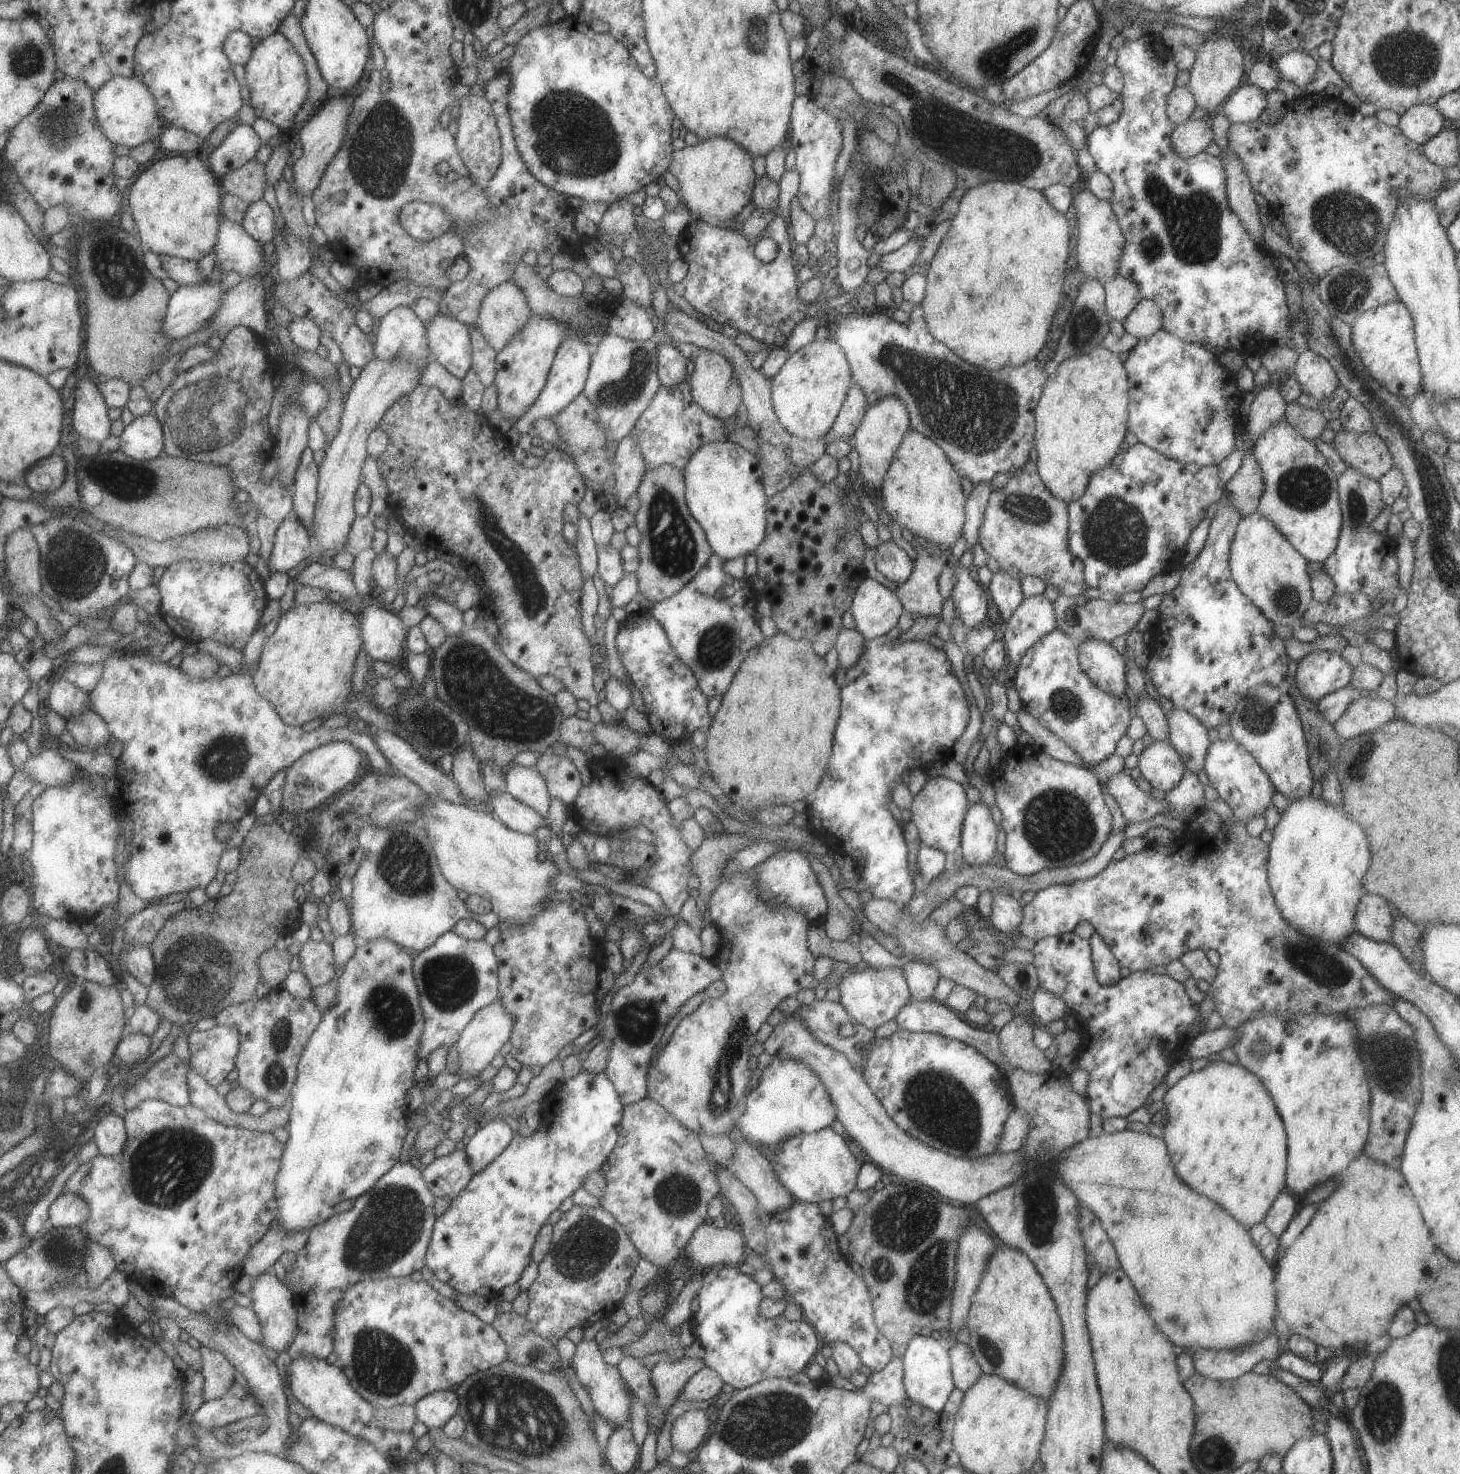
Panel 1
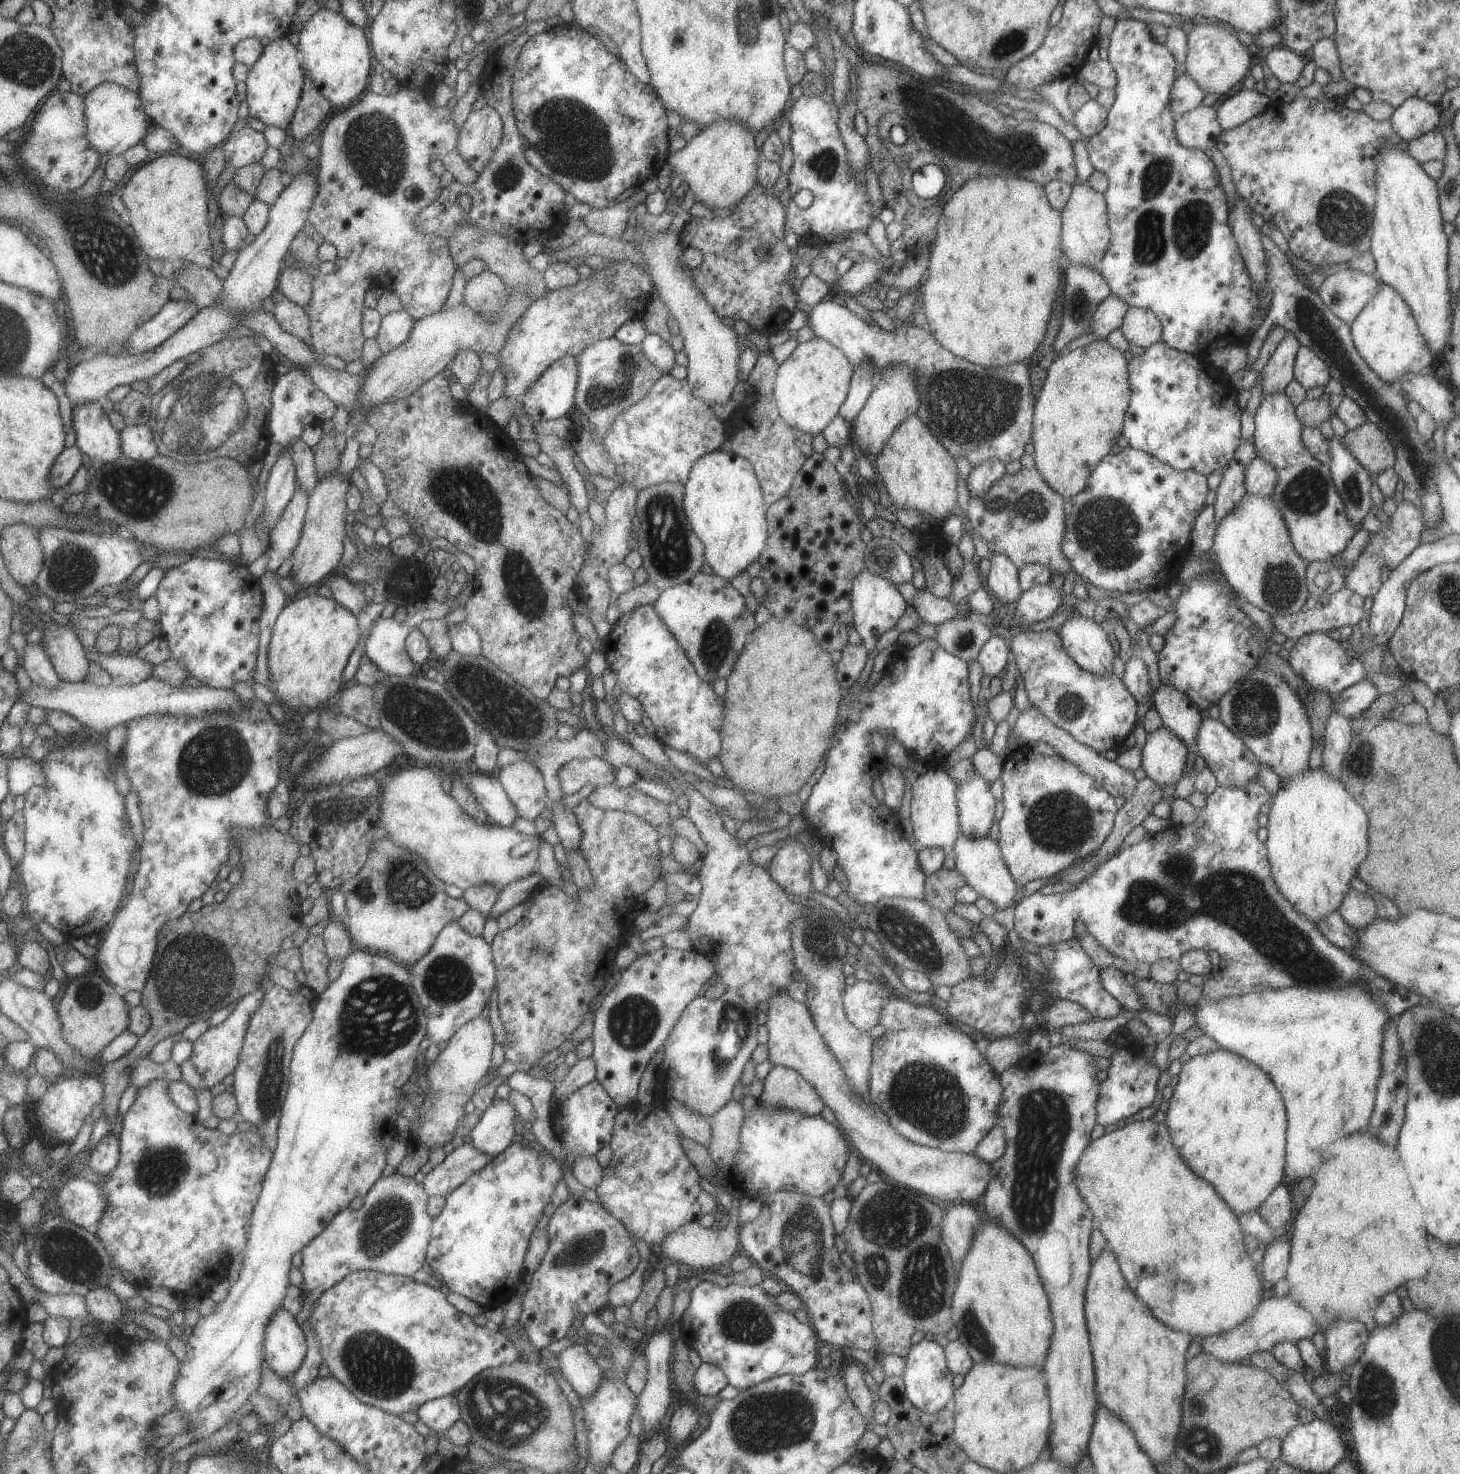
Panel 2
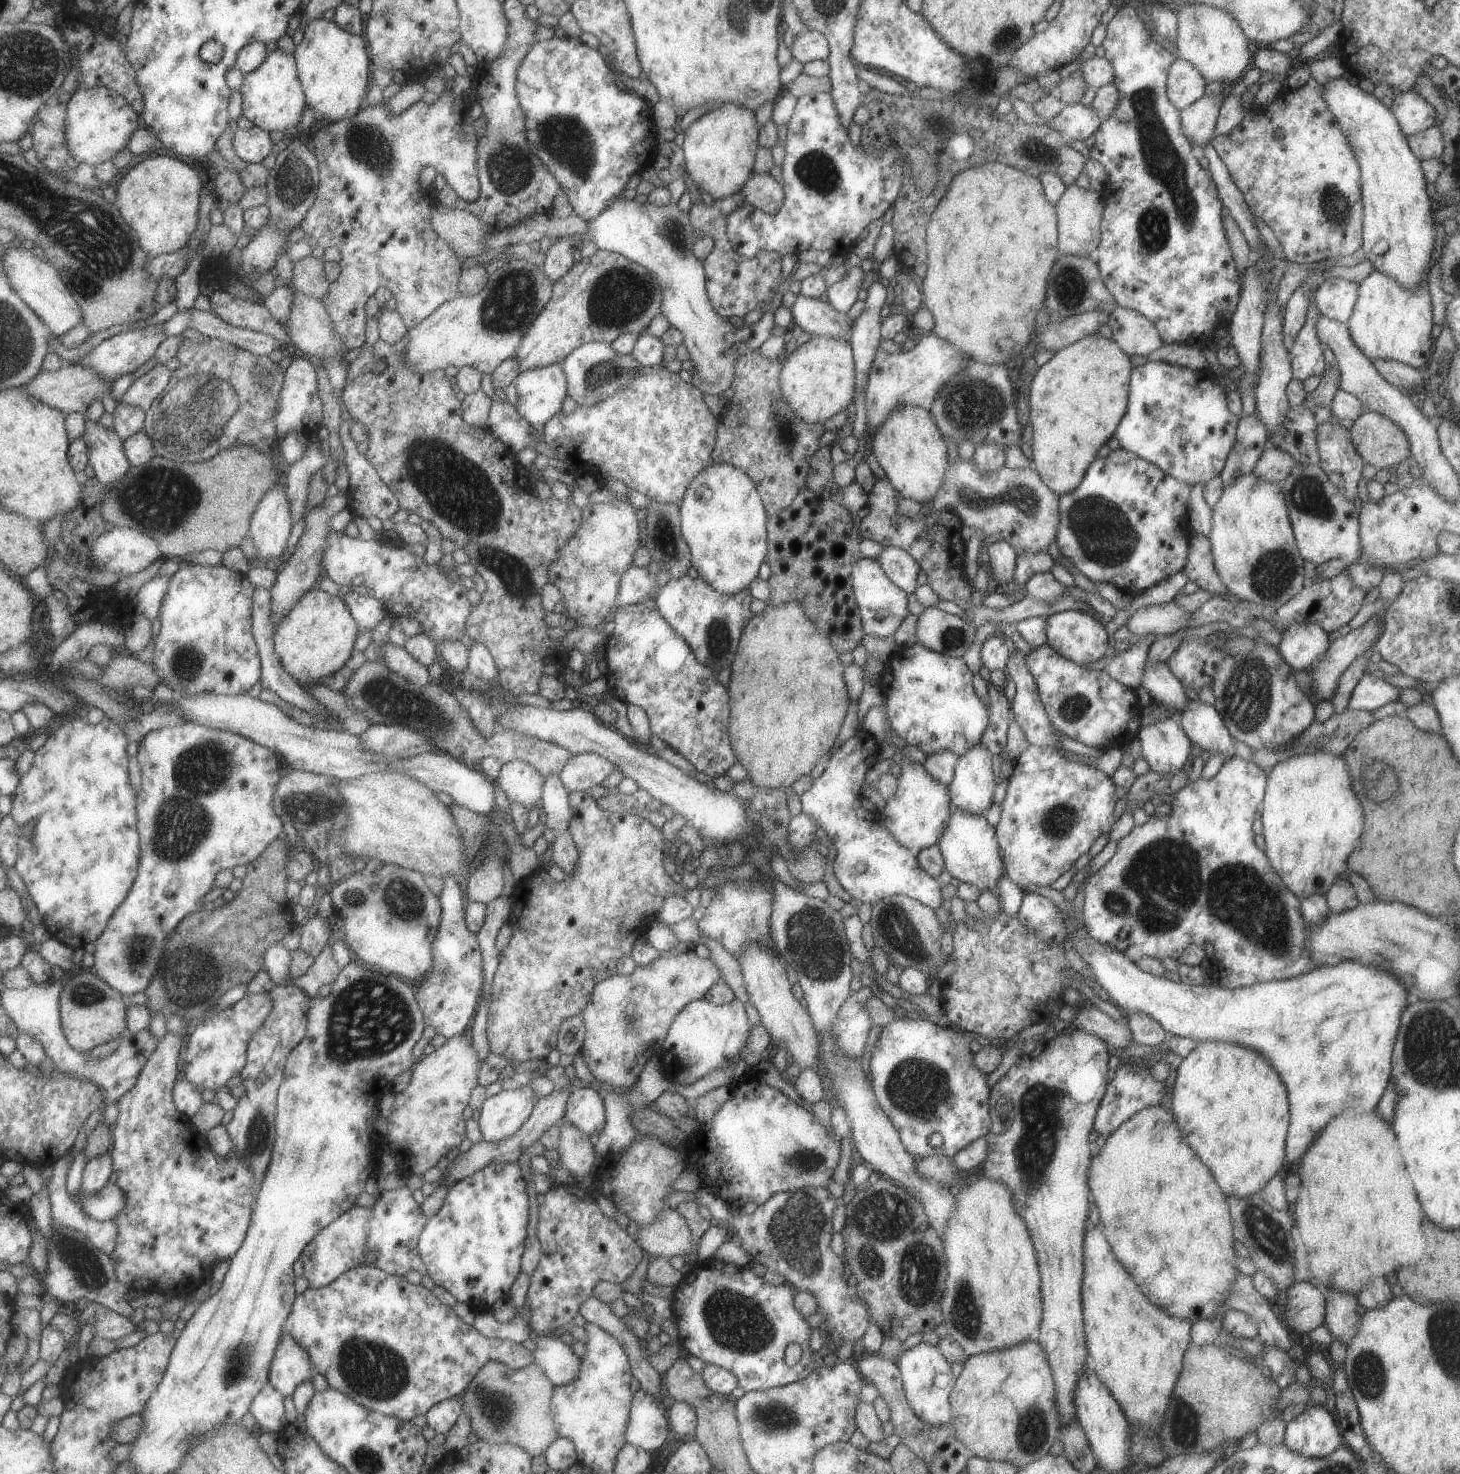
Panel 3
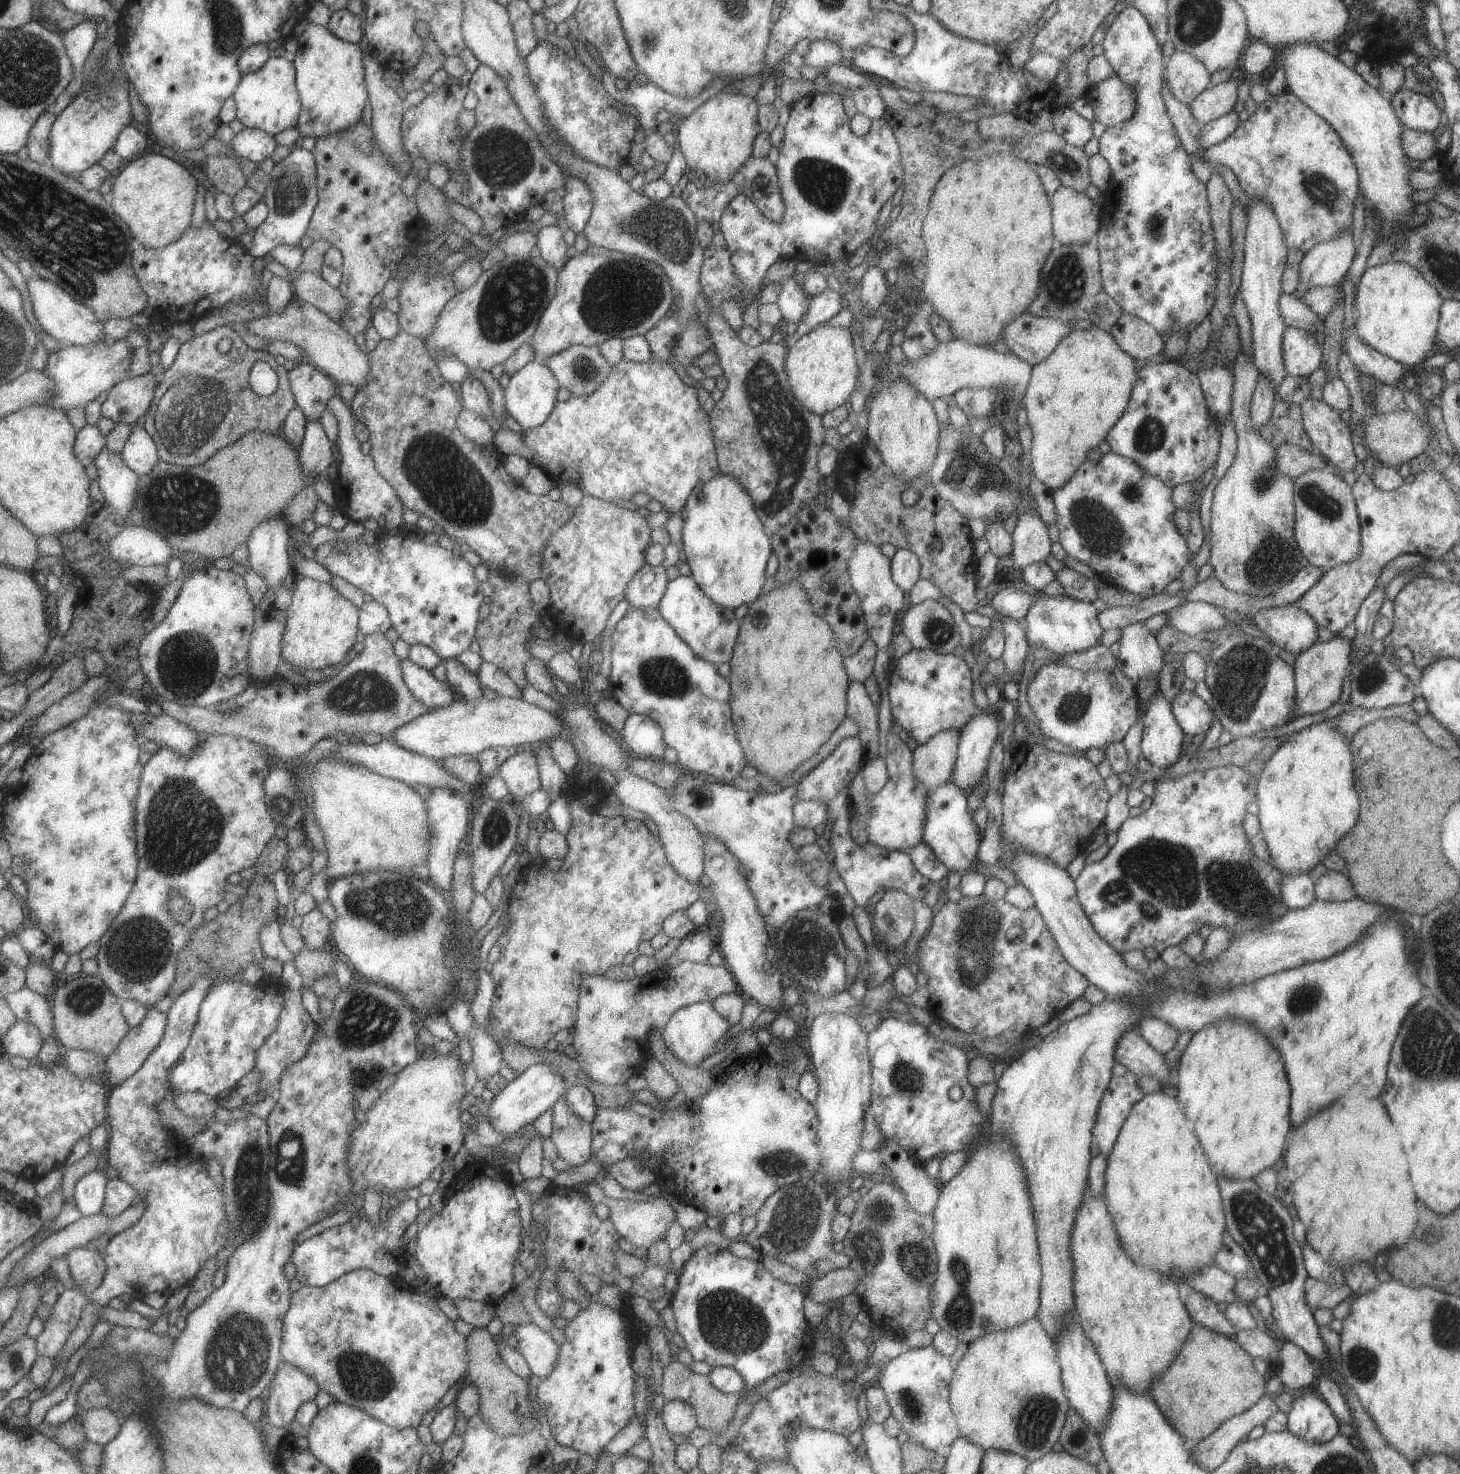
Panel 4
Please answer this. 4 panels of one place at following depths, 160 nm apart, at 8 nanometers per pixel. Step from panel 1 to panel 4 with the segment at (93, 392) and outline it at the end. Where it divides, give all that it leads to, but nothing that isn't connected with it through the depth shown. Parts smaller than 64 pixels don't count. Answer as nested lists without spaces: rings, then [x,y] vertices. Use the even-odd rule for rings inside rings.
[[[107,445],[98,454],[94,466],[107,500],[116,511],[129,512],[137,500],[137,486],[141,475],[127,466],[121,453],[117,454]]]

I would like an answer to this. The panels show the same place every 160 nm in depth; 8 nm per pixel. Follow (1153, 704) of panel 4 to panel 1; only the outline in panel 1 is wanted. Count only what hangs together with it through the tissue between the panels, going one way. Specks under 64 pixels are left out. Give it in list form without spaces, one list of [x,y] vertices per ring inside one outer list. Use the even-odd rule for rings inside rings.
[[[1154,741],[1138,757],[1139,773],[1150,788],[1166,793],[1179,783],[1184,772],[1179,754],[1169,742]]]

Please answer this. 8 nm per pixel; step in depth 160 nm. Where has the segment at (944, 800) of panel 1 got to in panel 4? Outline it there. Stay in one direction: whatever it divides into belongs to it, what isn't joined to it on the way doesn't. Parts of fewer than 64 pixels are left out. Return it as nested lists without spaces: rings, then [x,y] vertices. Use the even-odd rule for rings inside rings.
[[[887,733],[886,756],[883,759],[888,772],[883,788],[870,795],[868,815],[866,815],[868,841],[882,849],[907,852],[922,842],[928,788],[919,782],[912,769],[912,752],[897,736]]]

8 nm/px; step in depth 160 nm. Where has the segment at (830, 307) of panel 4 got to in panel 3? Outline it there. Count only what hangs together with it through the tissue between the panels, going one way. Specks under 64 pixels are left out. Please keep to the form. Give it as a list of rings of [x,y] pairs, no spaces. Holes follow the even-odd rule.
[[[849,254],[843,264],[846,268],[843,278],[840,278],[826,288],[824,299],[837,312],[847,313],[849,308],[851,308],[851,304],[857,298],[859,287],[863,284],[865,273],[863,273],[858,261],[857,257]]]

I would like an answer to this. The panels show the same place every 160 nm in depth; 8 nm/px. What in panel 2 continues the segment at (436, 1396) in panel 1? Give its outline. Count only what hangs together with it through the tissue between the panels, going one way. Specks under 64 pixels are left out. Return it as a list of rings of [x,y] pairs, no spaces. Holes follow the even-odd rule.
[[[454,1394],[431,1399],[419,1406],[415,1413],[417,1418],[437,1435],[443,1435],[443,1432],[460,1418],[459,1403]]]

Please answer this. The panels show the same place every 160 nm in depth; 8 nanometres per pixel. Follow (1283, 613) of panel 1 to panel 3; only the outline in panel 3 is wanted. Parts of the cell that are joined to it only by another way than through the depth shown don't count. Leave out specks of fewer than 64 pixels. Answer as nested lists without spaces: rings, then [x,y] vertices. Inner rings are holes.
[[[1247,473],[1246,475],[1239,475],[1236,479],[1233,479],[1231,483],[1228,483],[1226,487],[1221,487],[1221,496],[1214,504],[1212,509],[1212,525],[1208,536],[1210,542],[1210,551],[1212,554],[1212,563],[1215,567],[1216,573],[1219,575],[1220,581],[1227,587],[1227,590],[1231,595],[1237,597],[1241,601],[1247,601],[1248,603],[1255,603],[1259,606],[1278,607],[1285,604],[1288,600],[1291,600],[1305,583],[1303,575],[1303,559],[1299,554],[1296,542],[1292,533],[1292,528],[1289,522],[1288,512],[1285,508],[1283,493],[1281,492],[1280,485],[1276,483],[1268,483],[1256,477],[1253,473]]]

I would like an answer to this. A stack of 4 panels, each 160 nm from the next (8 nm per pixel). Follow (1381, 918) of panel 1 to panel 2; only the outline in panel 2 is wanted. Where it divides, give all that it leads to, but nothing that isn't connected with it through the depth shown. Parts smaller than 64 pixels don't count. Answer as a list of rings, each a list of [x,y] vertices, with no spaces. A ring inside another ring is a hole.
[[[1350,888],[1342,898],[1337,912],[1354,929],[1363,929],[1376,918],[1376,904],[1368,893]]]

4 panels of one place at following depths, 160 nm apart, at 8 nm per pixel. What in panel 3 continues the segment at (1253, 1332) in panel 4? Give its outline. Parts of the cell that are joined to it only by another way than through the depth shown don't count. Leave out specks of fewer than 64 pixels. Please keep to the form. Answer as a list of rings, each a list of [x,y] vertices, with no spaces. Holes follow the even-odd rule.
[[[1265,1344],[1264,1347],[1265,1350],[1260,1356],[1263,1360],[1263,1368],[1269,1377],[1277,1383],[1277,1386],[1283,1390],[1296,1381],[1295,1369],[1297,1366],[1285,1351]]]

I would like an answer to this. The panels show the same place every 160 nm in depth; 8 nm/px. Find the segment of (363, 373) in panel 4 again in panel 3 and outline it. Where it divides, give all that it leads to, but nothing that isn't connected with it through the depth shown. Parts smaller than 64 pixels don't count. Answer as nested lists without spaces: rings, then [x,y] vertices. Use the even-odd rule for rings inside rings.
[[[295,291],[295,294],[295,305],[289,320],[285,322],[295,353],[309,357],[318,356],[322,362],[328,358],[343,357],[347,352],[344,348],[344,340],[334,330],[334,324],[325,303],[303,291]]]

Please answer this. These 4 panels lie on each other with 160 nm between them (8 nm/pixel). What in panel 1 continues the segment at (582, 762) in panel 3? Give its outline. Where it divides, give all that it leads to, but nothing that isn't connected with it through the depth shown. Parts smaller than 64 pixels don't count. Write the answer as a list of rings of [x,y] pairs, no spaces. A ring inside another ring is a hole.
[[[550,751],[537,758],[534,770],[544,779],[550,798],[562,801],[571,808],[582,788],[579,772],[568,757],[554,756]]]

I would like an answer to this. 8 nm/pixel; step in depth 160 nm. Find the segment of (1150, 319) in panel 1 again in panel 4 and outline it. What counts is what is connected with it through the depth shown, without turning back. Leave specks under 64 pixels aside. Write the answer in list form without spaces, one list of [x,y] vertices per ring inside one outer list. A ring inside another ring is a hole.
[[[1122,312],[1114,322],[1110,333],[1121,350],[1136,358],[1148,359],[1164,349],[1162,336],[1142,318]]]

